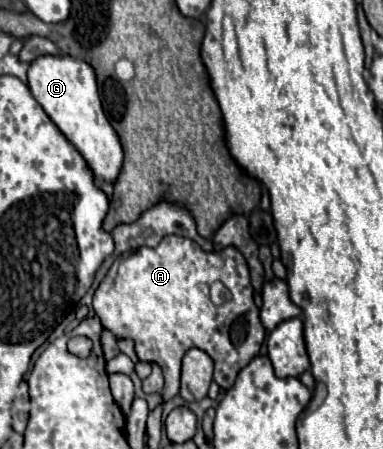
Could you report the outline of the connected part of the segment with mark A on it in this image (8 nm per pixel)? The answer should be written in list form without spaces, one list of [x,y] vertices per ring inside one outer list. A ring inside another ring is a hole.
[[[180,235],[164,237],[164,241],[154,249],[136,249],[132,253],[122,253],[120,257],[116,257],[94,293],[92,307],[94,313],[100,317],[104,329],[108,329],[116,339],[126,337],[136,343],[136,353],[140,361],[148,361],[148,363],[154,361],[162,367],[166,379],[162,391],[164,401],[170,401],[174,395],[178,395],[180,361],[188,349],[198,347],[206,351],[214,361],[214,381],[222,389],[230,389],[240,369],[248,365],[252,357],[258,355],[266,337],[266,329],[260,321],[260,311],[254,303],[248,265],[242,253],[236,247],[226,247],[222,251],[206,253],[198,247],[198,243]],[[214,281],[222,281],[232,293],[232,299],[222,303],[220,307],[212,305],[208,297],[208,289]]]

